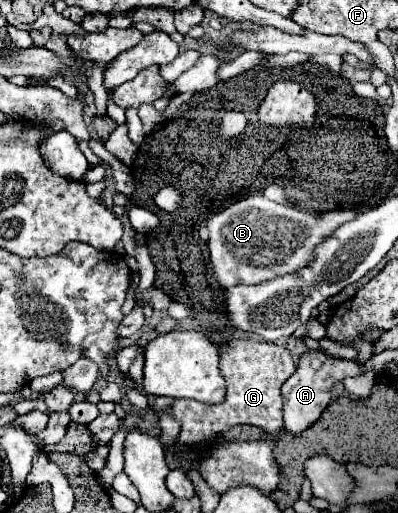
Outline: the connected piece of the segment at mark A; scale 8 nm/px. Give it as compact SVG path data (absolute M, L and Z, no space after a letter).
M309 350L305 354L301 354L301 360L297 364L297 370L293 372L293 376L287 378L287 382L281 388L283 394L283 412L285 412L285 424L283 428L291 434L299 434L305 428L309 428L313 422L319 420L321 412L327 408L327 404L331 402L331 390L337 382L345 380L347 376L359 376L363 372L363 366L355 364L353 360L343 360L343 358L335 358L329 356L321 350Z

